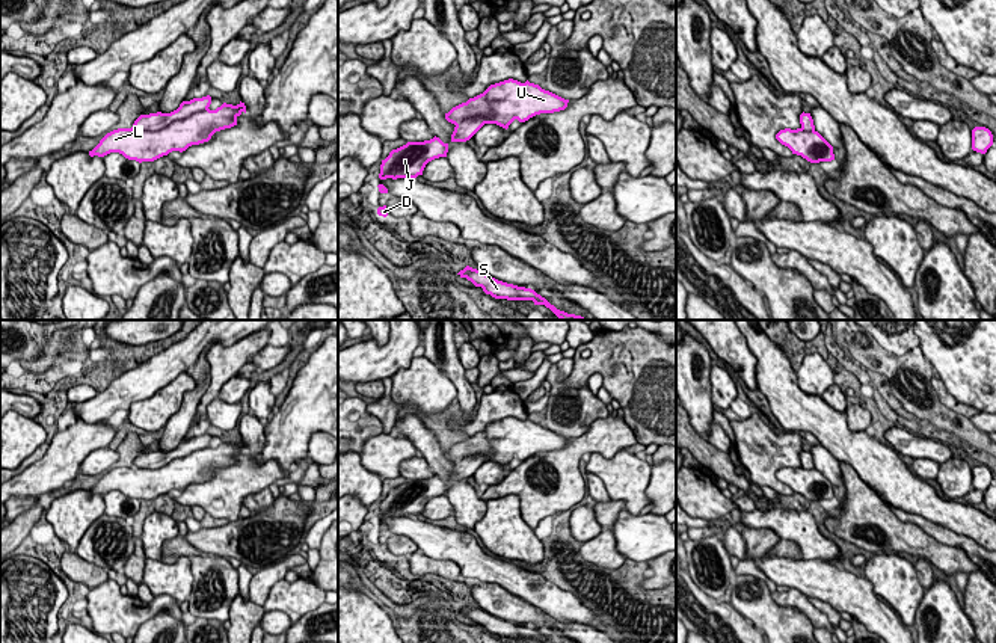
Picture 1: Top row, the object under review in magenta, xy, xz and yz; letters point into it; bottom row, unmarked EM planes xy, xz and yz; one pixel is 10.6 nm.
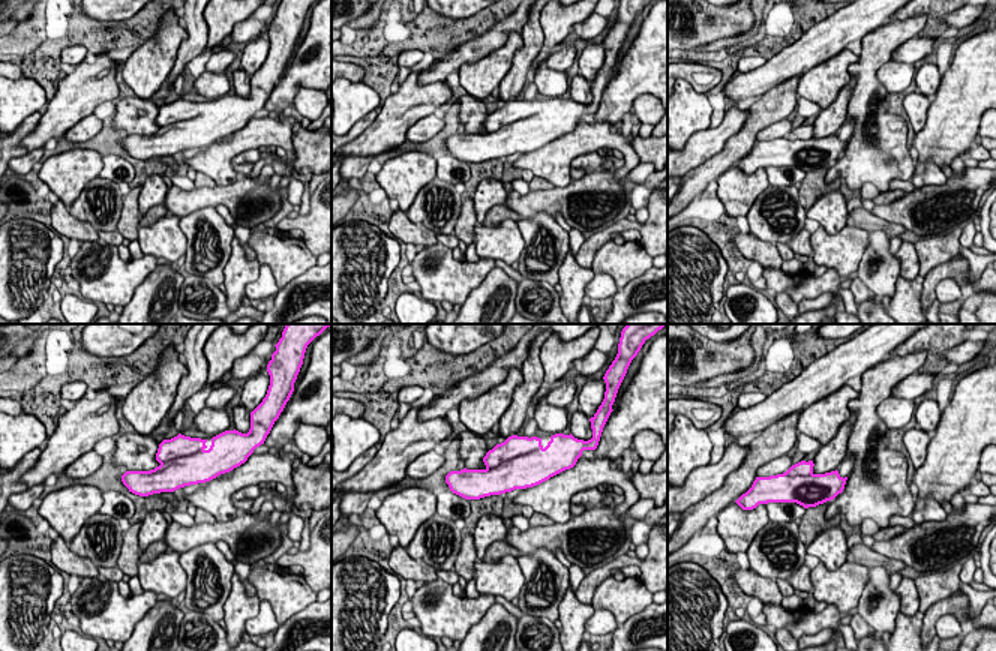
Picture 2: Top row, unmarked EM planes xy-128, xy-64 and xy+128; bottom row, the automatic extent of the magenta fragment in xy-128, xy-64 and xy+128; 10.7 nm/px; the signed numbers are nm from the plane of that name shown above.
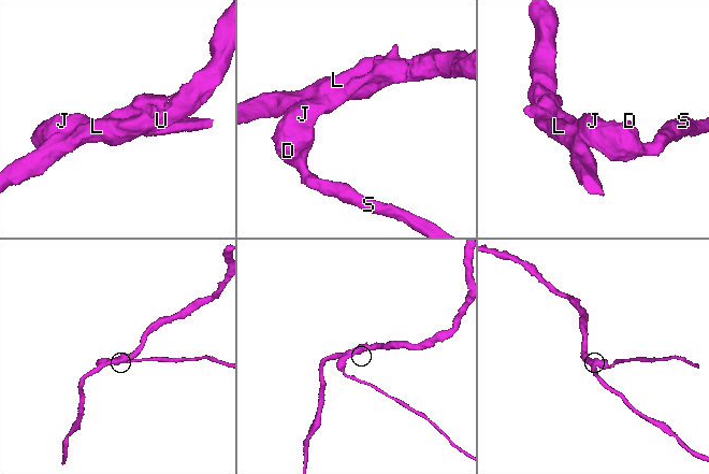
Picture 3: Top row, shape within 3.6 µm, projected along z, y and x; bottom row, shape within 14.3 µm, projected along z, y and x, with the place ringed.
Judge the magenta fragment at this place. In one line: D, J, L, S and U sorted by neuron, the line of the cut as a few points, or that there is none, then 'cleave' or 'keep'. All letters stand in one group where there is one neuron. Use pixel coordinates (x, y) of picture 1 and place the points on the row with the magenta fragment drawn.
D J L S U | no cut | keep

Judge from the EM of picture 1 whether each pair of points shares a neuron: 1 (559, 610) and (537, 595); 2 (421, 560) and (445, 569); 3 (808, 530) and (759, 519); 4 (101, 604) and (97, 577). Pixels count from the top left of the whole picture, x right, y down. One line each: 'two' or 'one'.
1: one
2: one
3: one
4: two

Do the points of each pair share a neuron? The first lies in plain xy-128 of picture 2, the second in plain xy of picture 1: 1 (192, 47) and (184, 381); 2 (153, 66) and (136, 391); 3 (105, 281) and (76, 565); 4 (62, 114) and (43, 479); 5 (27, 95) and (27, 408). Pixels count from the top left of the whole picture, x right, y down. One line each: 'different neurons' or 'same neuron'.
1: different neurons
2: different neurons
3: different neurons
4: same neuron
5: different neurons

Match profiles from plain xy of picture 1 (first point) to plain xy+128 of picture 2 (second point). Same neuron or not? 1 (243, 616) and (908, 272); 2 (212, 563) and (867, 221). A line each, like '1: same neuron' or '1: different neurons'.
1: different neurons
2: different neurons

